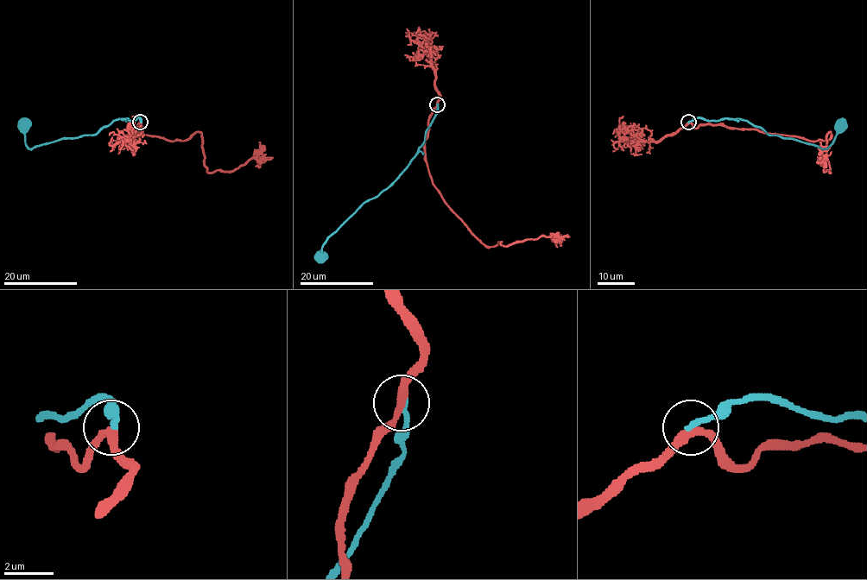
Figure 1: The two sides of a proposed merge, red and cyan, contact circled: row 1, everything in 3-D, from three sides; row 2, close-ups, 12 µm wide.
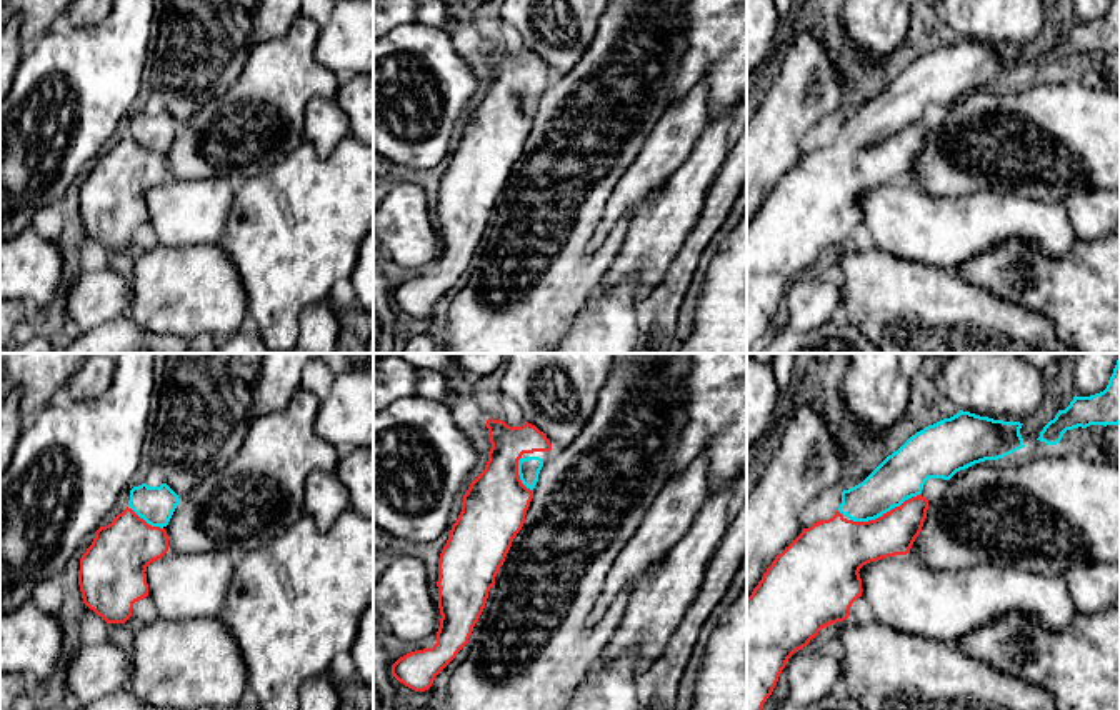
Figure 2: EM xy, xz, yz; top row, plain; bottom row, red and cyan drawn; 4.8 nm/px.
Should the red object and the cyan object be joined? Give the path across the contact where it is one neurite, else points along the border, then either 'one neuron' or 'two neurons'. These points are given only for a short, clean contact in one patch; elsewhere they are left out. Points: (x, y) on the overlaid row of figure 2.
one neuron

